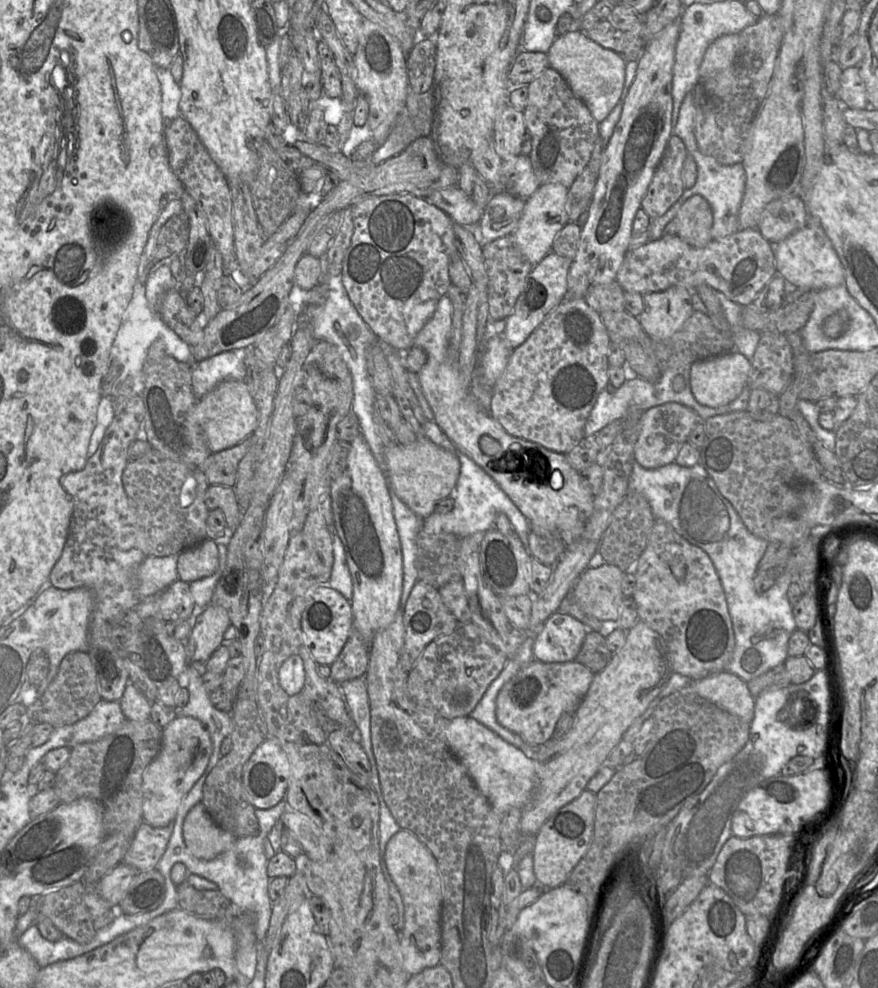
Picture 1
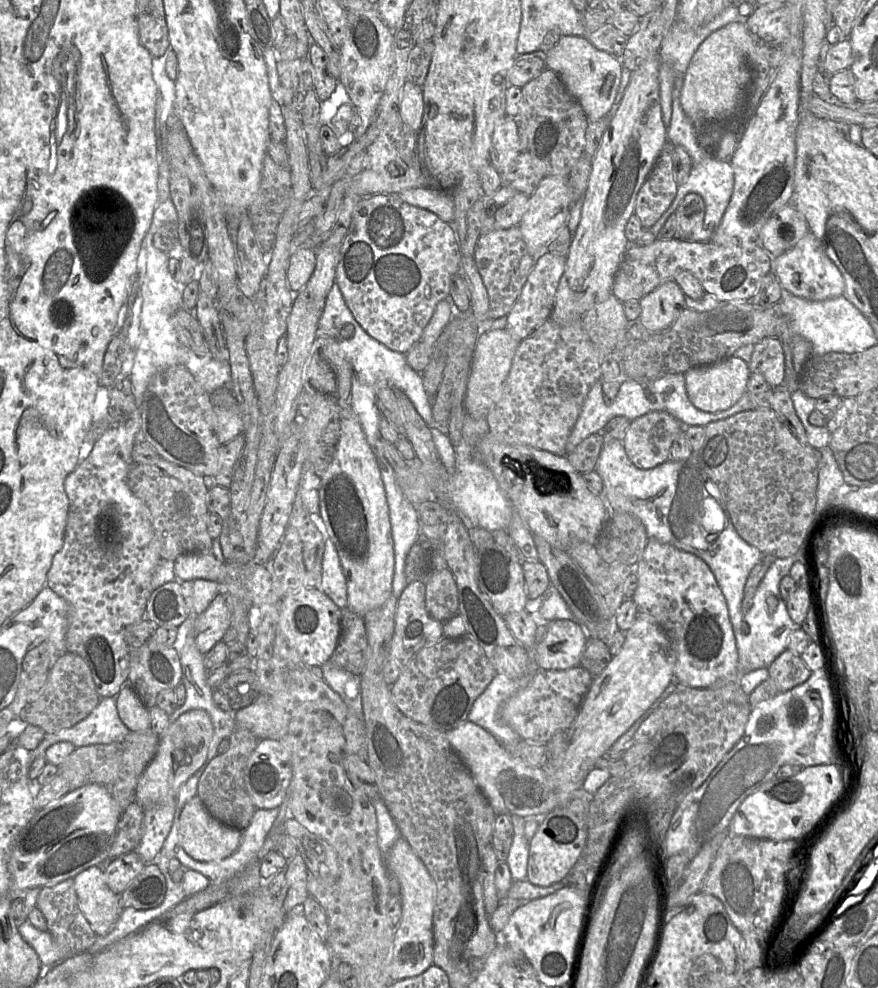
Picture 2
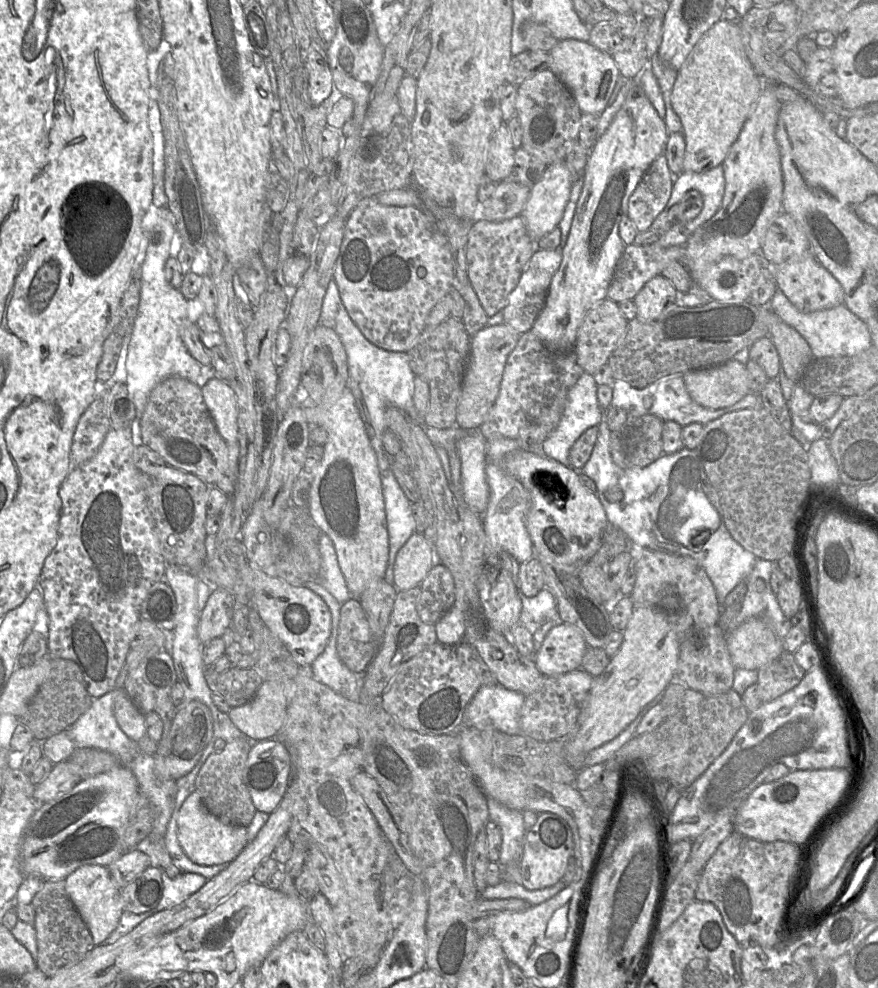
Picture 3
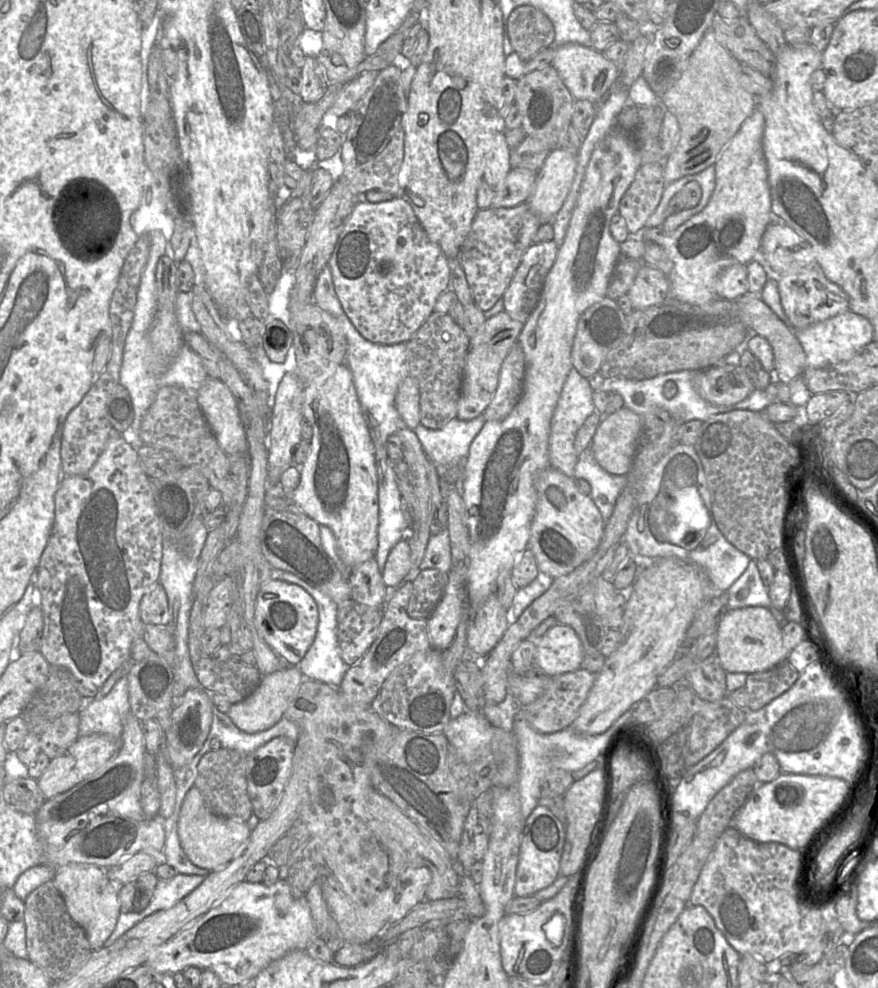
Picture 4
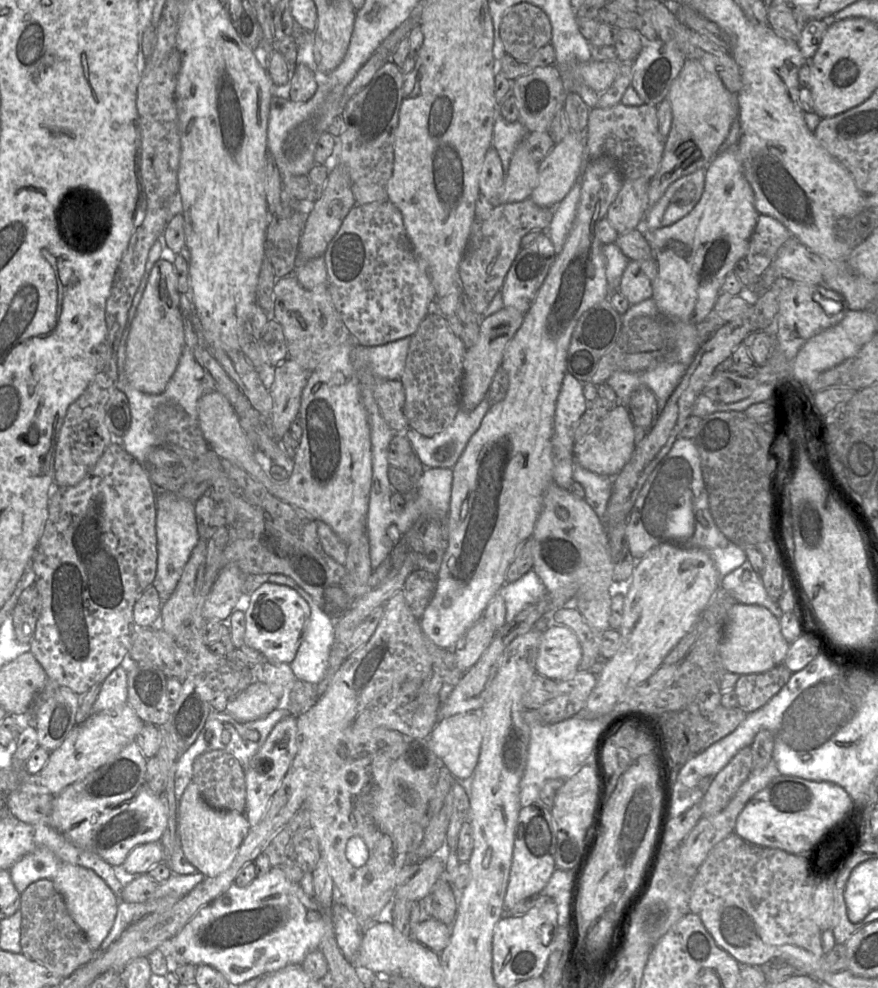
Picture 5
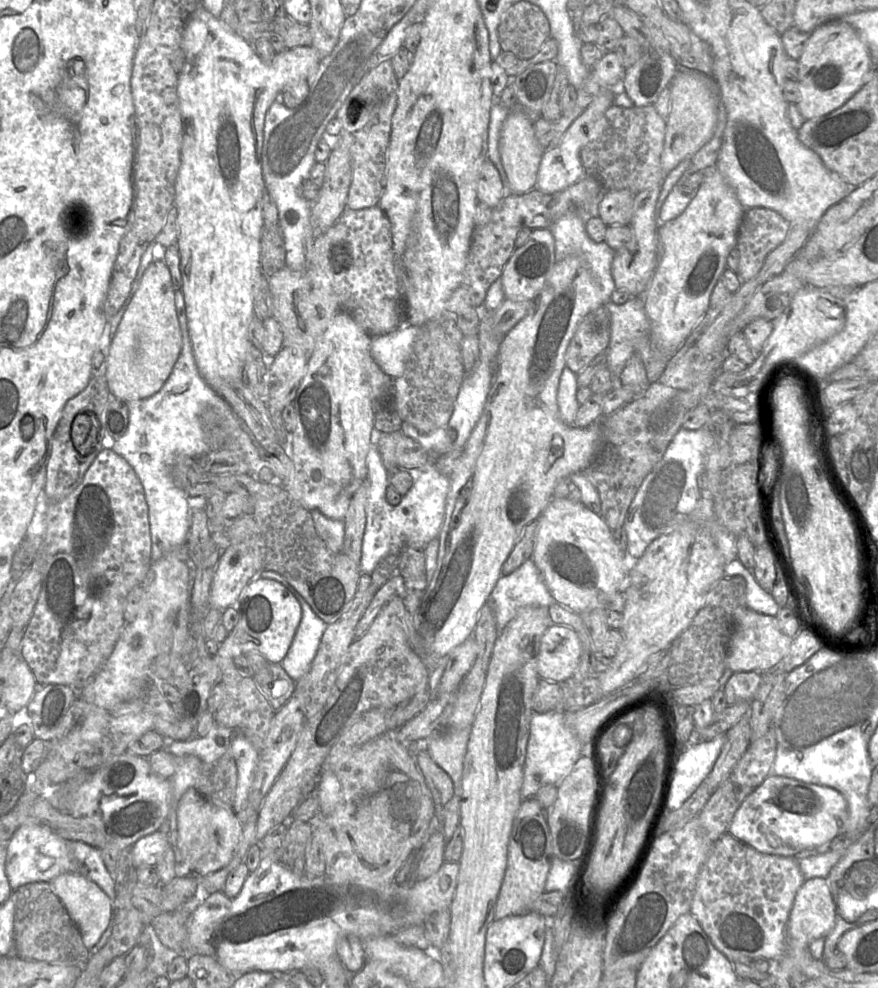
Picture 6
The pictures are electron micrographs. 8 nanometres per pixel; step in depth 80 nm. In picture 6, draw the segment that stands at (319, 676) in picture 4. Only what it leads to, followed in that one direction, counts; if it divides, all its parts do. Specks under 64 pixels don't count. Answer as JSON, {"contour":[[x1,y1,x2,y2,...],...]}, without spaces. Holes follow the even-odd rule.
{"contour":[[262,571,261,578,282,584,301,604,300,625,285,658,281,661,286,673,294,681,298,681,309,671,328,624,313,611,302,595,282,575,274,571]]}

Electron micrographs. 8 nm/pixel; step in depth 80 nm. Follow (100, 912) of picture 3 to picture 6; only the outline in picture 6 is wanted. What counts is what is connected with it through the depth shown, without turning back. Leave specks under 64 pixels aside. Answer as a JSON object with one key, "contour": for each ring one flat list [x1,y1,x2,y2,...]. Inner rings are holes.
{"contour":[[63,873,50,883,52,891,61,900,70,918,78,927,83,944,87,949,92,948,113,918,113,903,110,898,96,883,80,873]]}

